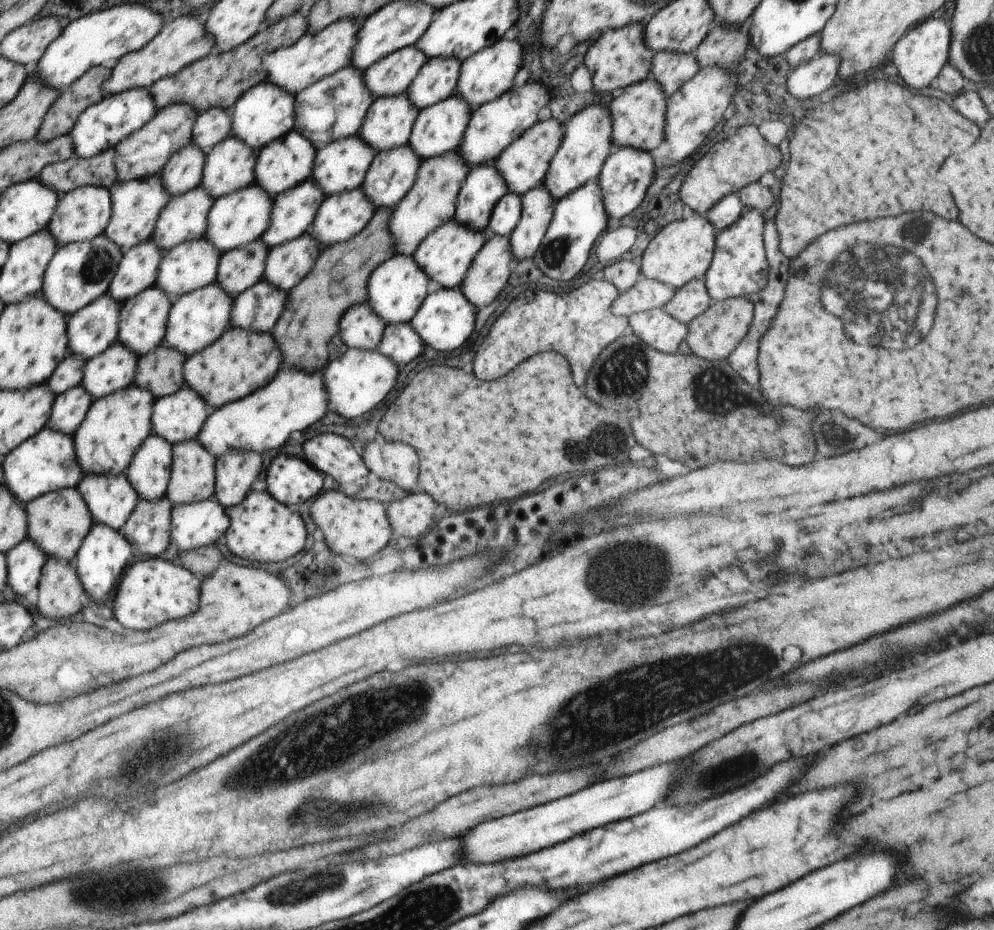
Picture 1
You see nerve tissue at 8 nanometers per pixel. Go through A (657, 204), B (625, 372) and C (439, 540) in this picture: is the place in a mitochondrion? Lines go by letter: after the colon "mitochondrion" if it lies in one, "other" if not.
A: other
B: mitochondrion
C: other

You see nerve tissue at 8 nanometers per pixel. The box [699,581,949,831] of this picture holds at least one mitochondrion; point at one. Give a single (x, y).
(874, 656)

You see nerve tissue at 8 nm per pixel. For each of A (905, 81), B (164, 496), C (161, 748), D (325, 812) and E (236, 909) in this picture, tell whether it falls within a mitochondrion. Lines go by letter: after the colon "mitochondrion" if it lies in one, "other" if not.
A: other
B: other
C: mitochondrion
D: mitochondrion
E: other

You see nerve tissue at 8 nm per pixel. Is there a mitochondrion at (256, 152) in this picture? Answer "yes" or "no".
no

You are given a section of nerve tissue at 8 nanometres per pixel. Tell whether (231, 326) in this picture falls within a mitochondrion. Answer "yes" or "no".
no

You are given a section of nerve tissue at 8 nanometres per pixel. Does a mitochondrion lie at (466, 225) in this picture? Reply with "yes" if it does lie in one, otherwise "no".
no

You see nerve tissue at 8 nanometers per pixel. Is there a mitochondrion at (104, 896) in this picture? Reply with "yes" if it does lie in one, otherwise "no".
yes

